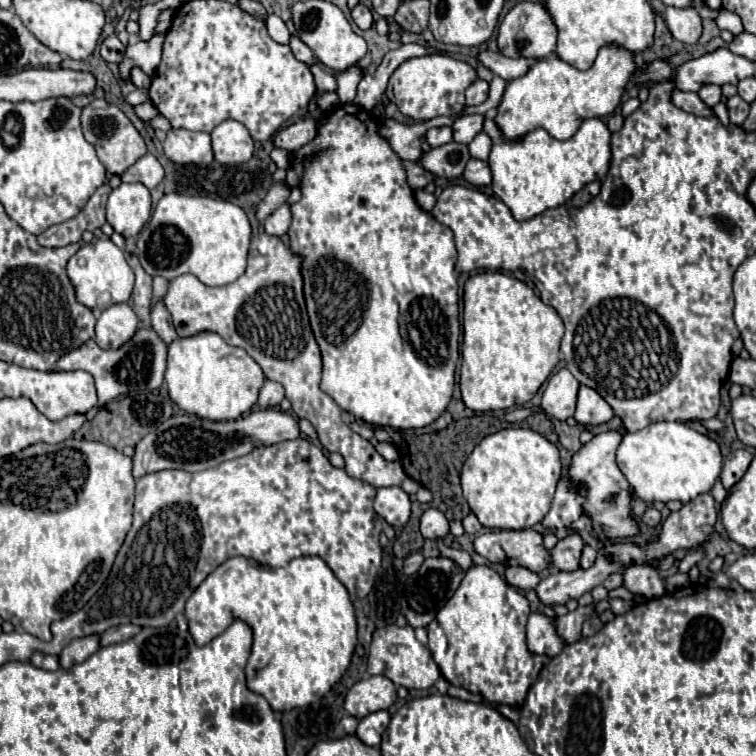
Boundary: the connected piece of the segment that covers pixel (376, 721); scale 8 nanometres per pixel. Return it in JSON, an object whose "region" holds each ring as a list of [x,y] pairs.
{"region":[[[386,710],[368,714],[366,718],[360,720],[358,730],[356,730],[356,736],[358,736],[366,746],[378,746],[380,740],[382,740],[384,730],[388,728],[388,720],[390,720],[390,714],[388,714]]]}

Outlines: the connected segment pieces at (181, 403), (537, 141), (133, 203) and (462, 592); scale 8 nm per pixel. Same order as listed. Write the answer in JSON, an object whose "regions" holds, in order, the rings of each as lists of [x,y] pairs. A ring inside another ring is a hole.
{"regions":[[[[212,332],[178,338],[168,348],[168,366],[164,374],[168,394],[180,410],[208,420],[234,420],[256,404],[266,378],[262,368],[242,348],[230,346]]],[[[588,118],[578,132],[560,142],[538,128],[518,142],[504,140],[492,146],[488,164],[492,168],[492,190],[510,208],[516,220],[528,220],[548,208],[566,204],[576,192],[594,180],[604,180],[612,162],[610,130],[600,118]]],[[[120,184],[108,196],[106,218],[110,226],[126,238],[136,236],[150,220],[150,214],[150,190],[144,188],[144,184]]],[[[472,566],[460,588],[454,592],[454,596],[446,602],[446,606],[438,612],[436,620],[428,626],[428,648],[432,650],[434,662],[438,664],[442,676],[452,686],[462,686],[468,692],[484,696],[486,702],[496,704],[508,704],[508,706],[522,706],[524,696],[528,694],[528,688],[534,684],[536,676],[540,674],[540,668],[548,664],[546,656],[530,654],[526,648],[526,620],[530,614],[530,606],[524,594],[520,594],[516,588],[512,588],[496,570],[488,566]]]]}

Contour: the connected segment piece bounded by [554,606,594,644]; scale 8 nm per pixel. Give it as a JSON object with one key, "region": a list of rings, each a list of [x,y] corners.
{"region":[[[578,606],[578,610],[568,612],[562,618],[554,618],[554,628],[558,636],[564,640],[564,644],[574,644],[582,638],[582,624],[586,616],[594,612],[594,606]]]}

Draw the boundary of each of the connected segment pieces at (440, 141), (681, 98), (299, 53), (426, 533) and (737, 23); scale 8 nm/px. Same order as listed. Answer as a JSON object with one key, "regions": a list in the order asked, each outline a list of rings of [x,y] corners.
{"regions":[[[[444,126],[444,128],[430,128],[426,132],[426,142],[430,148],[438,148],[444,146],[448,142],[452,142],[452,128]]],[[[674,90],[672,102],[674,102],[678,108],[682,108],[682,110],[686,110],[686,112],[692,112],[692,114],[696,114],[696,116],[704,116],[704,118],[714,116],[714,110],[712,110],[708,104],[704,104],[696,92],[680,92],[680,90]]],[[[292,36],[292,38],[290,38],[290,48],[292,48],[296,60],[304,62],[306,66],[314,66],[314,64],[318,64],[314,52],[312,52],[312,50],[310,50],[298,36]]],[[[428,508],[420,520],[420,532],[428,540],[438,540],[450,532],[450,522],[440,510]]],[[[722,10],[722,12],[718,14],[716,24],[718,24],[718,28],[720,28],[720,30],[730,30],[734,36],[736,36],[736,34],[740,34],[740,32],[744,30],[740,16],[736,16],[734,12],[728,12],[728,10]]]]}

